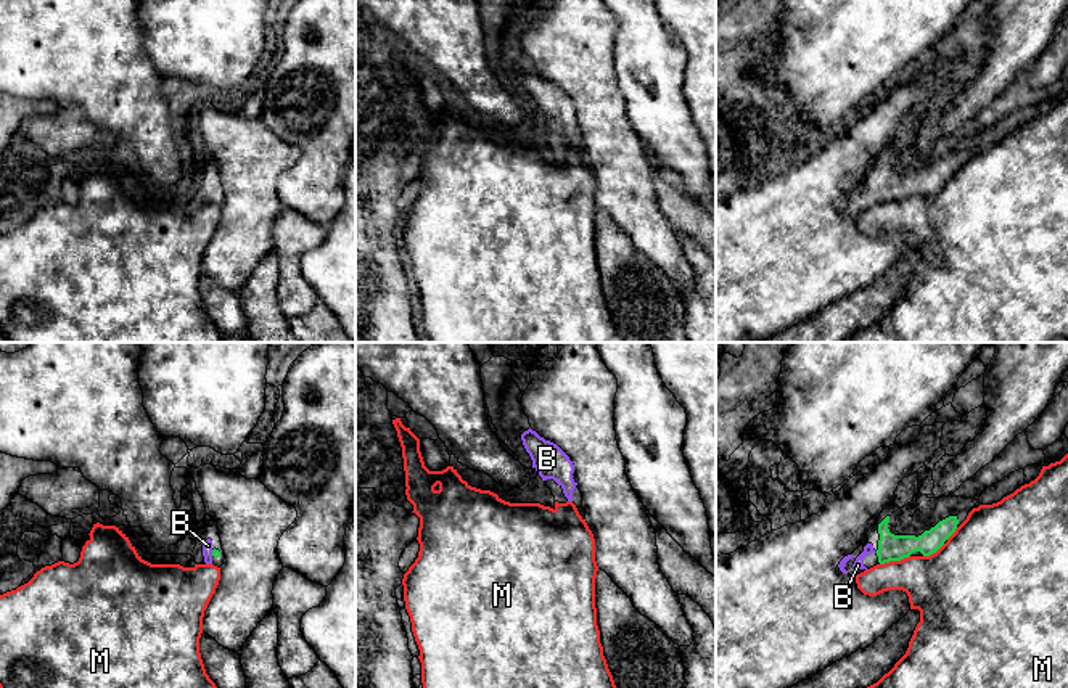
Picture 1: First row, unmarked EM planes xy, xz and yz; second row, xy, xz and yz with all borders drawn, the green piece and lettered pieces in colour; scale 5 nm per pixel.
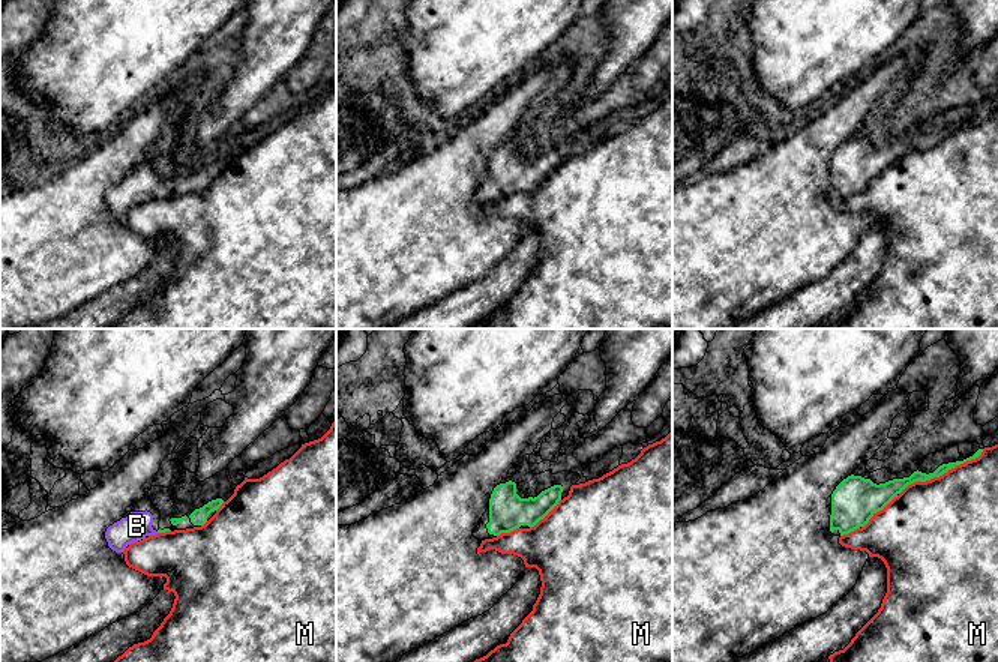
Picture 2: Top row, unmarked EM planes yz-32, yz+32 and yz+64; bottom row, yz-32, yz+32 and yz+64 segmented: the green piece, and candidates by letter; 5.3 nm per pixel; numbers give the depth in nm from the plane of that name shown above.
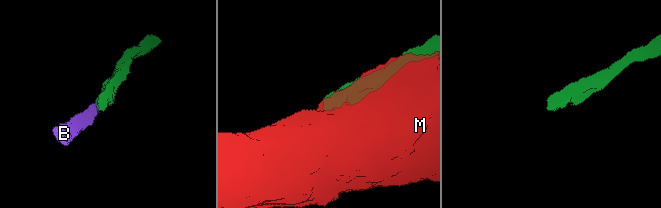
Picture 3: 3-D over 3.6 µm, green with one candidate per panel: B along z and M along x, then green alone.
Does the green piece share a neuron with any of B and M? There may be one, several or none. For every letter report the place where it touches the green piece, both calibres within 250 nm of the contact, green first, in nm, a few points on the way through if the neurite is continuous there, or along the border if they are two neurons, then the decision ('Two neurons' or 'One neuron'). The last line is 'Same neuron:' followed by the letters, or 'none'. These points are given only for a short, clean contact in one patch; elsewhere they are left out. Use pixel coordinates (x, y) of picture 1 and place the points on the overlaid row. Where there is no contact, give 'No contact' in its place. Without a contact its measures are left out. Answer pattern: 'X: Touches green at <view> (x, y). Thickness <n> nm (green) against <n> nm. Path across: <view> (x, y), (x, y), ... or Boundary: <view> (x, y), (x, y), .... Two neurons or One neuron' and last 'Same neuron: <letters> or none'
B: Touches green at xy (213, 553). Thickness 50 nm (green) against 50 nm. Path across: xy (216, 553), (213, 553), (208, 545). One neuron
M: Touches green at yz (895, 560). Thickness 130 nm (green) against 300 nm. Two neurons
Same neuron: B

